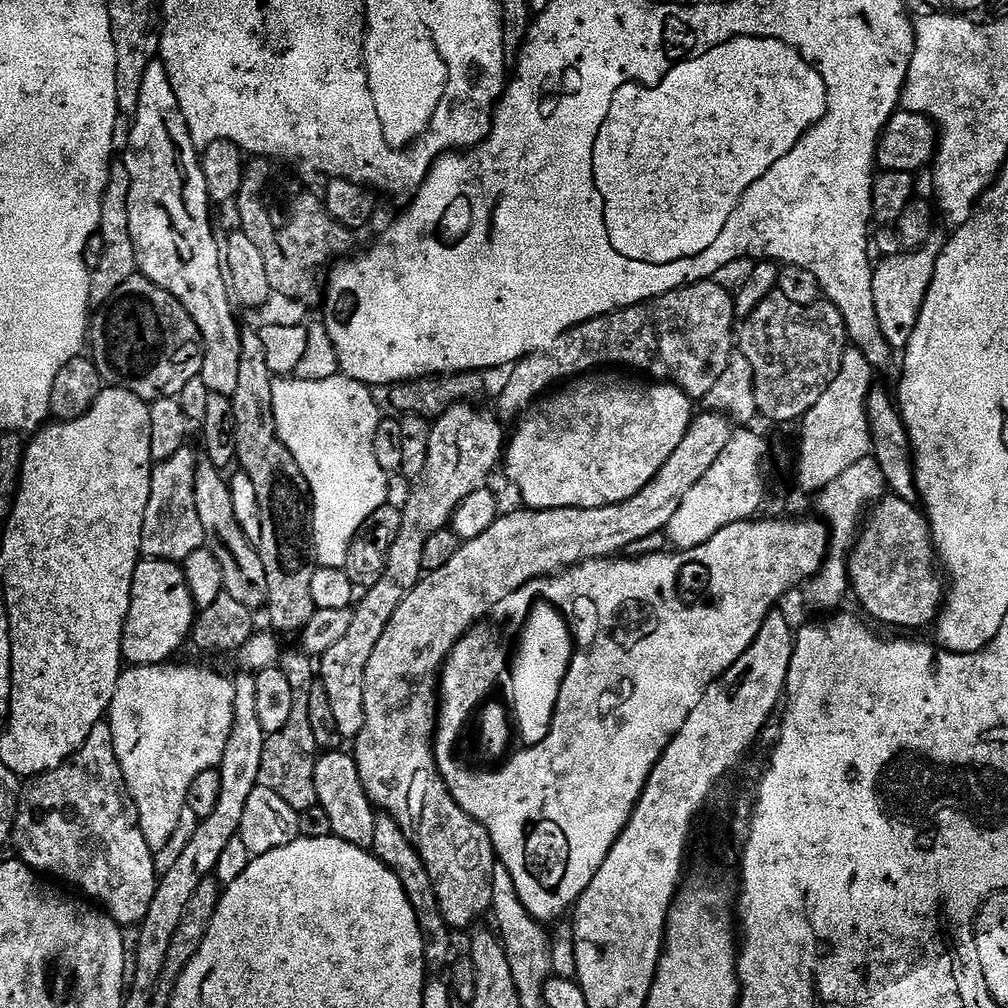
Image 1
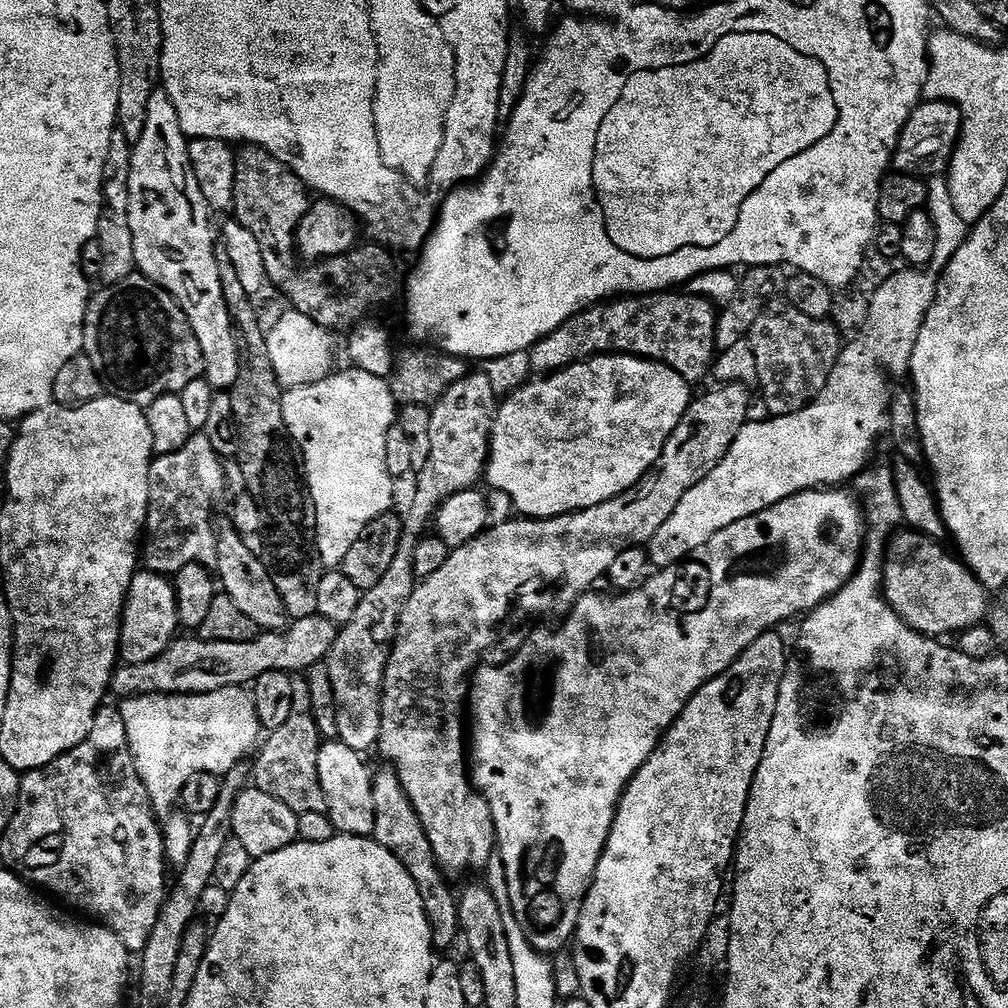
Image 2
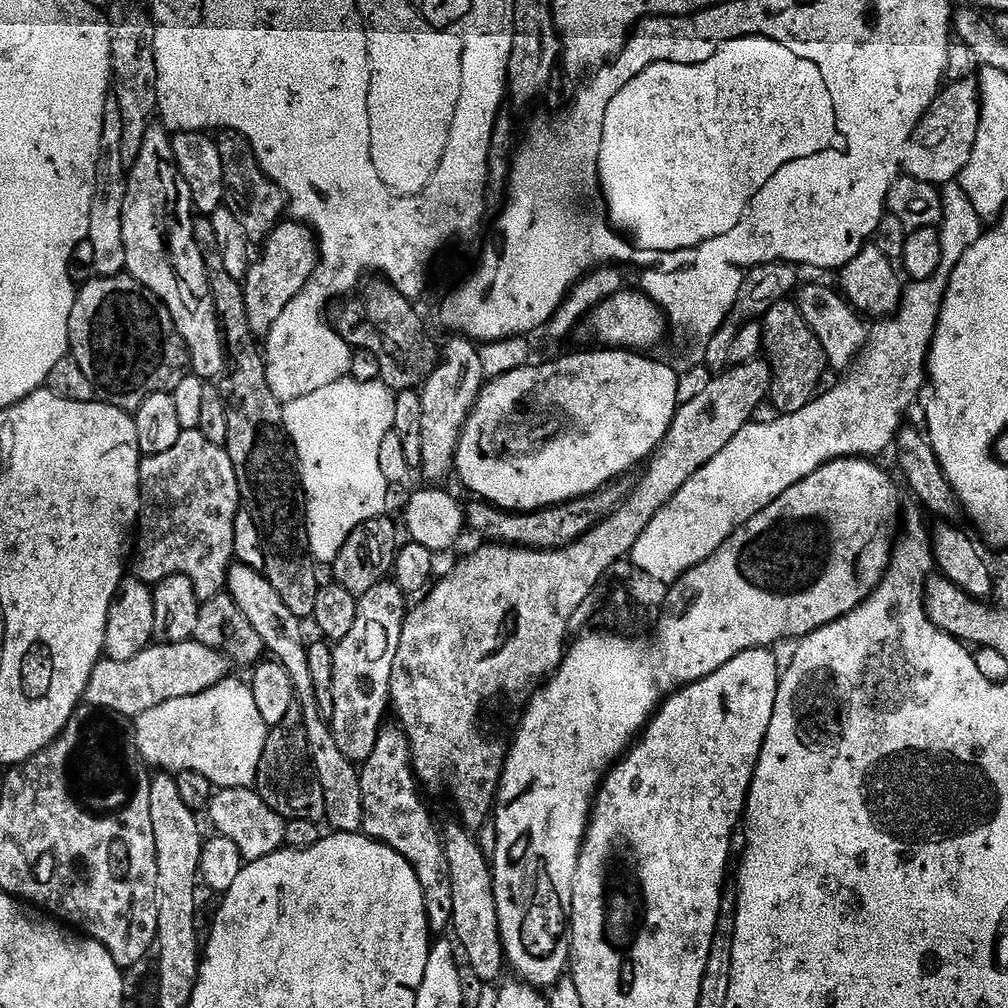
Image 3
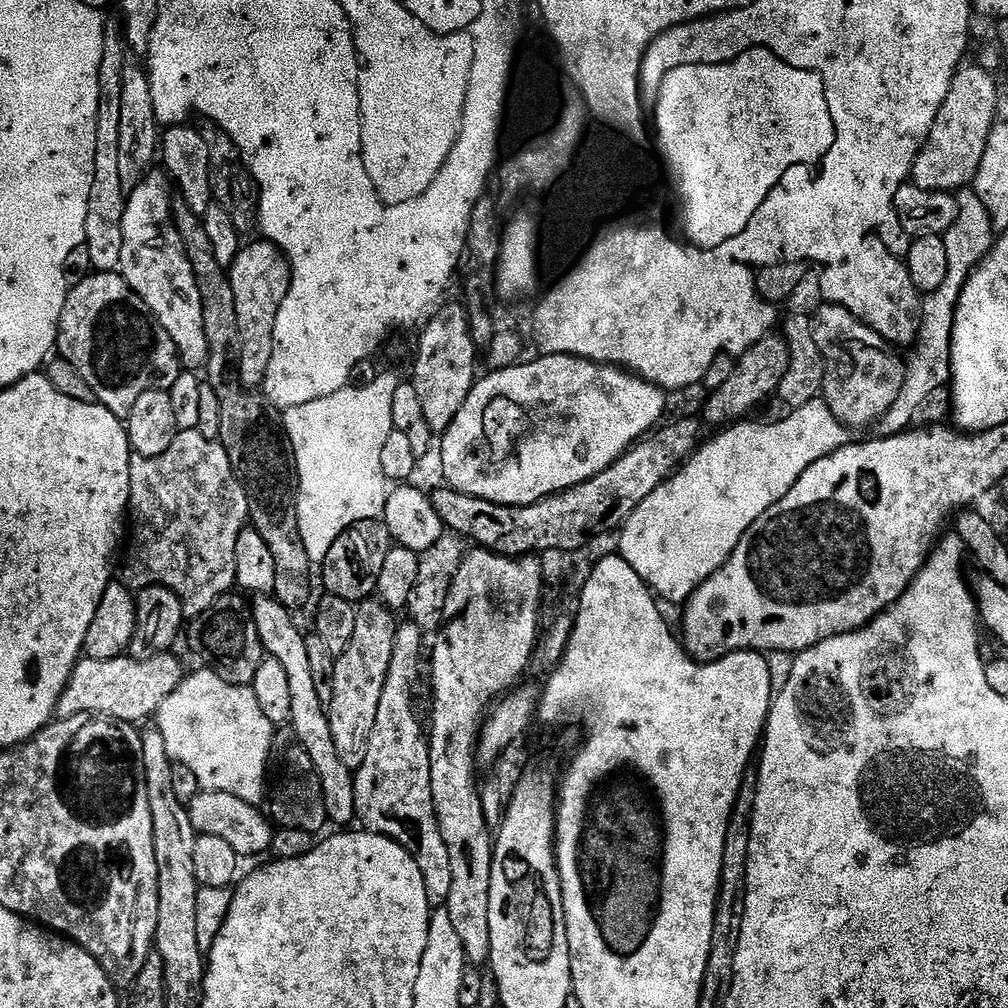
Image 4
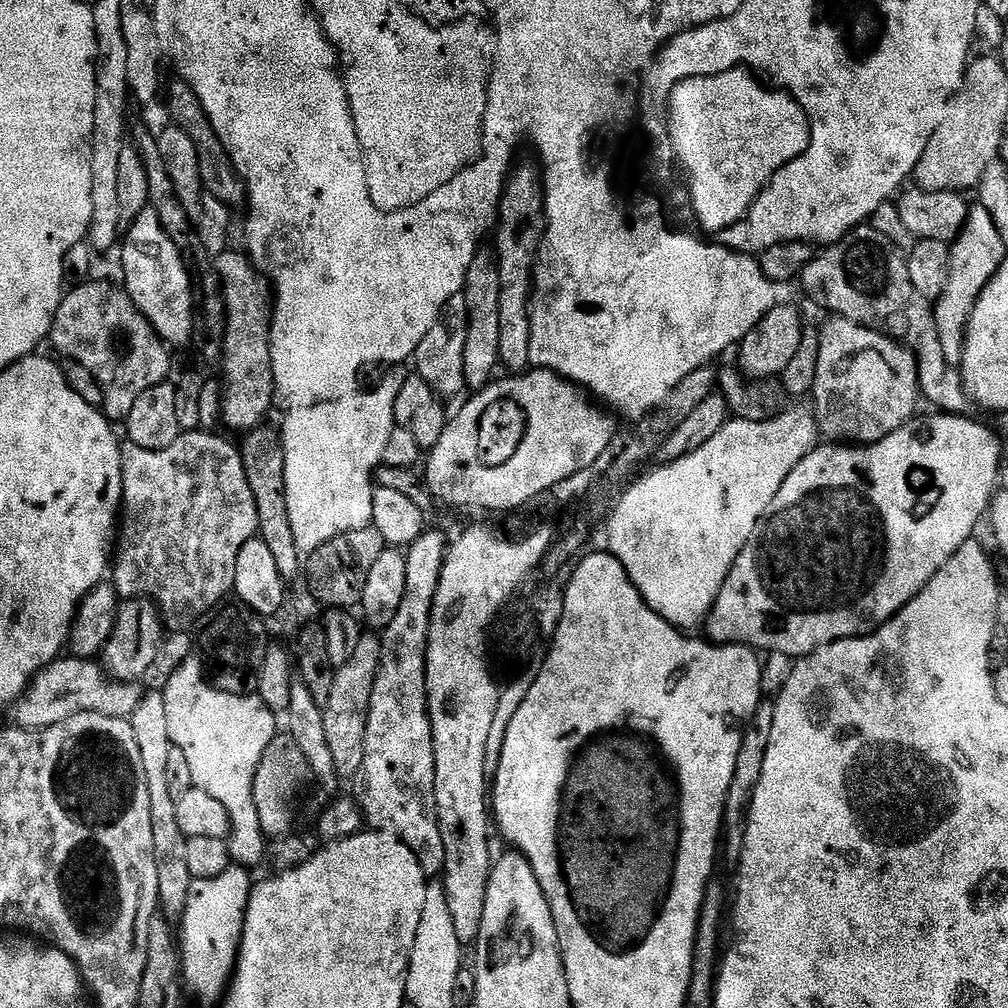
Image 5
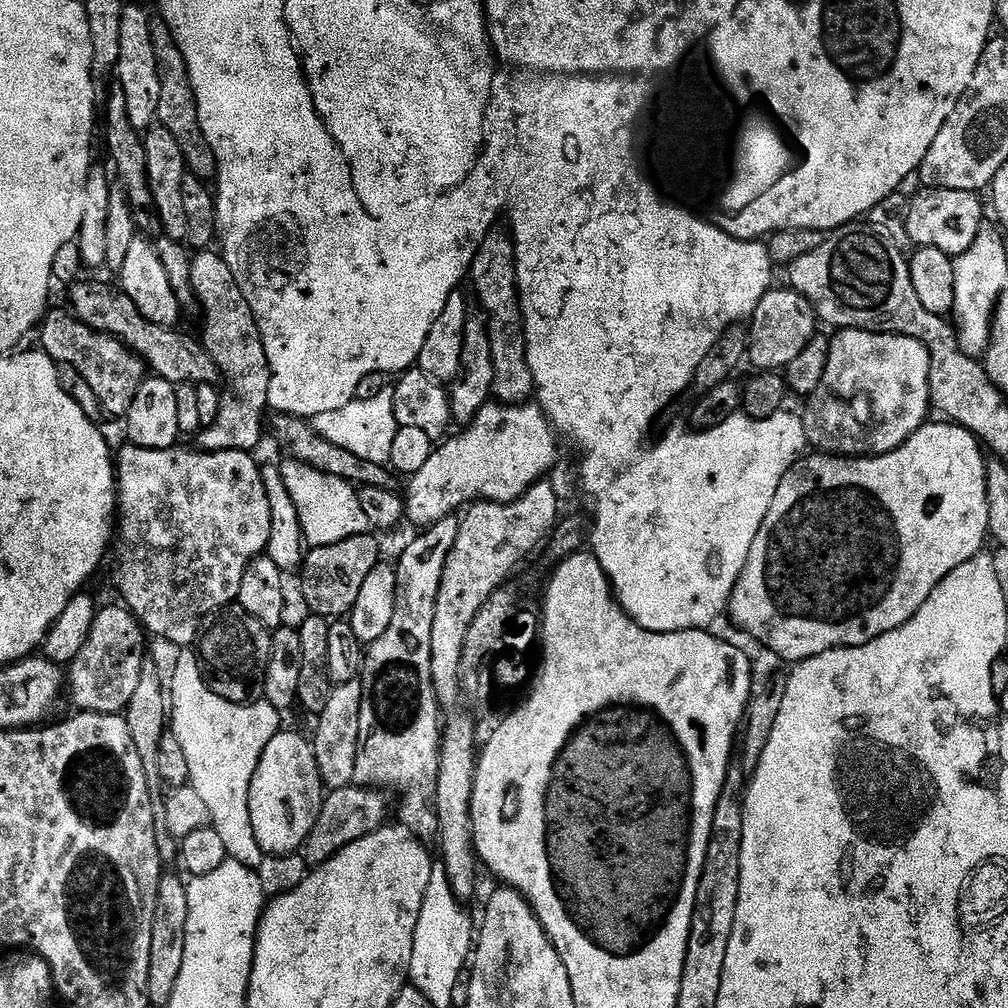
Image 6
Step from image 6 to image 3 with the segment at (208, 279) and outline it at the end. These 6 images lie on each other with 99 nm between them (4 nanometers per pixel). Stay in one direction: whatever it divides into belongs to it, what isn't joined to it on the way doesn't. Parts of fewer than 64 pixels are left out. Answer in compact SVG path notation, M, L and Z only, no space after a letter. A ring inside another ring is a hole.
M288 218L277 224L267 240L263 241L262 248L264 248L264 253L261 256L259 253L253 259L252 266L242 281L246 298L246 319L250 321L250 330L257 338L267 337L274 322L278 322L279 316L282 315L282 310L290 306L292 299L304 289L306 282L314 274L318 263L318 237L309 225Z

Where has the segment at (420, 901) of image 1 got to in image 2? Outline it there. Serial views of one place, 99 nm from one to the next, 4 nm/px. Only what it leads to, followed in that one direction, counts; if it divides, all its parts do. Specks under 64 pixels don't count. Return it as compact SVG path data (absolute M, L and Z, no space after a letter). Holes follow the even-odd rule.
M384 766L380 773L377 771L373 775L372 789L374 790L374 830L371 839L386 846L386 850L390 850L390 854L394 854L394 858L398 858L398 862L402 862L402 866L406 866L410 878L414 878L414 886L418 886L418 894L422 894L422 906L426 910L426 918L430 922L430 930L432 931L433 949L448 948L455 940L458 940L460 932L460 906L457 893L455 891L452 893L451 886L447 884L449 881L446 879L444 869L434 858L430 838L426 838L426 830L422 830L422 822L418 822L418 816L414 814L414 806L406 798L406 792L402 790L398 774L393 772L391 767Z

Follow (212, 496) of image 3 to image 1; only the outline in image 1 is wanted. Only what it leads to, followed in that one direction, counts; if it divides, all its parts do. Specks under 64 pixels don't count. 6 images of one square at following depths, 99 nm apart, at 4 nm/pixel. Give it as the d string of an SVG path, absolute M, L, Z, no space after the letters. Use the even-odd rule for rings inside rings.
M192 446L170 454L153 467L150 482L150 502L146 506L146 518L142 526L140 551L150 560L182 562L194 550L205 547L206 537L198 518L198 506L194 506L194 476L198 455Z

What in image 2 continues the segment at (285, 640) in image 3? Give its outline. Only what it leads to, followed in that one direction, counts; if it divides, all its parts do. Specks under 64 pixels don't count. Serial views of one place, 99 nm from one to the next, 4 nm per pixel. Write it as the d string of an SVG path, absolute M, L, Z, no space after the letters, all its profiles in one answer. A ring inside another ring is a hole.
M224 518L224 521L219 521L216 529L216 549L218 558L214 565L214 572L223 595L230 597L234 606L238 606L238 610L242 610L242 614L246 614L246 618L250 618L250 622L254 622L257 629L278 632L287 628L290 617L282 602L282 594L278 594L278 586L274 586L263 559L255 556L247 548L246 542L242 542L231 519ZM324 742L318 754L318 778L326 794L327 813L337 833L371 837L374 830L373 773L364 765L365 757L339 742Z

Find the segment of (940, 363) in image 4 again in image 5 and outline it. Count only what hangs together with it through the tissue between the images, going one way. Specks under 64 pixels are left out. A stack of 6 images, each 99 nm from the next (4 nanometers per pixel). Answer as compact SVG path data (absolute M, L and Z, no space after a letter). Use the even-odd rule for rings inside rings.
M976 202L969 207L962 230L951 241L950 247L950 278L946 282L946 290L942 290L939 300L935 301L934 311L938 338L942 338L942 350L948 355L951 364L959 365L964 359L964 336L968 332L968 320L972 317L982 290L986 290L994 274L1005 267L1006 246L998 234L998 226L994 226L994 218L990 218L990 210Z

